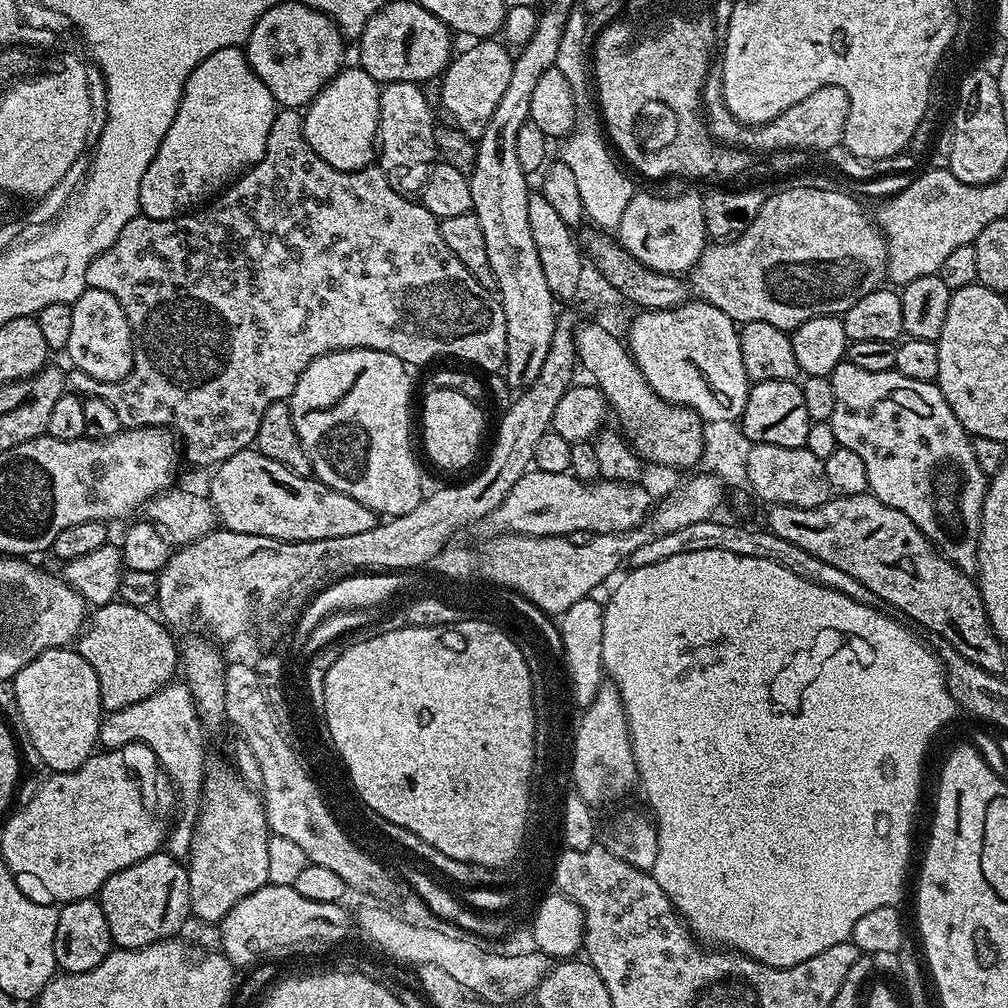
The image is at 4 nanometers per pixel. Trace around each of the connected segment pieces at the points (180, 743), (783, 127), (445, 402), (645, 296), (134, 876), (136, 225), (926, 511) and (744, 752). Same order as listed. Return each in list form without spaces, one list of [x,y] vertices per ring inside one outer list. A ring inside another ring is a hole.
[[[169,682],[146,698],[119,708],[117,712],[107,713],[100,722],[99,743],[108,750],[121,748],[123,744],[144,744],[154,750],[160,767],[178,789],[179,803],[192,814],[197,811],[200,789],[204,787],[204,735],[206,729],[196,713],[196,703],[192,701],[188,685]]]
[[[822,86],[814,90],[814,94],[802,98],[802,102],[794,102],[790,110],[782,110],[778,118],[768,124],[744,126],[733,121],[723,101],[719,97],[709,95],[703,105],[707,116],[707,129],[719,143],[725,146],[743,146],[756,154],[772,154],[777,150],[798,150],[794,148],[821,148],[827,150],[841,143],[844,134],[844,123],[850,110],[850,102],[846,90],[838,86]]]
[[[429,387],[427,391],[424,396],[424,413],[420,416],[424,423],[424,452],[440,468],[464,468],[480,452],[480,443],[484,440],[485,409],[463,394],[458,394],[458,390]]]
[[[591,230],[582,236],[582,248],[587,259],[601,272],[603,278],[610,282],[610,286],[616,288],[624,300],[633,300],[640,310],[653,308],[676,308],[680,304],[687,304],[690,300],[690,288],[683,279],[672,274],[651,272],[635,260],[626,249],[621,246],[615,235],[604,230]],[[689,292],[689,296],[688,296]]]
[[[164,850],[115,872],[101,886],[98,899],[116,948],[145,948],[175,937],[179,933],[176,931],[190,920],[192,910],[187,867]]]
[[[280,108],[274,118],[274,126],[270,126],[263,158],[247,169],[223,195],[213,199],[203,210],[176,216],[172,220],[155,220],[143,214],[134,217],[126,222],[126,226],[122,226],[122,234],[116,235],[114,246],[104,249],[98,258],[94,258],[94,262],[90,262],[86,270],[88,287],[109,291],[121,304],[132,327],[135,337],[133,366],[128,376],[116,384],[103,384],[86,373],[72,370],[66,376],[67,387],[84,398],[91,395],[102,398],[111,406],[114,414],[118,414],[124,428],[167,428],[178,434],[183,459],[185,456],[190,463],[204,468],[207,464],[218,466],[243,448],[253,447],[258,434],[258,422],[262,422],[266,406],[279,400],[288,400],[306,366],[310,366],[314,358],[331,352],[341,352],[347,348],[369,348],[394,354],[394,358],[406,366],[428,364],[435,356],[457,356],[460,360],[477,364],[472,365],[477,369],[485,368],[488,372],[499,373],[506,360],[504,307],[489,289],[483,288],[475,280],[470,270],[462,266],[462,262],[458,262],[458,258],[454,258],[454,250],[442,242],[440,221],[436,216],[415,199],[407,200],[388,181],[387,174],[383,172],[385,169],[376,167],[343,172],[322,162],[322,158],[314,154],[310,142],[306,142],[303,115],[294,108]]]
[[[841,362],[830,377],[834,386],[834,414],[831,418],[836,443],[846,450],[854,450],[866,465],[868,492],[886,506],[902,510],[922,534],[954,566],[969,574],[976,570],[976,551],[982,526],[982,506],[986,498],[989,477],[985,476],[978,458],[974,458],[972,437],[954,418],[954,410],[946,402],[940,385],[927,380],[918,382],[895,370],[875,372],[861,370]]]
[[[694,550],[694,554],[674,554],[674,558],[654,562],[654,566],[632,568],[628,570],[628,573],[626,572],[619,577],[620,585],[613,590],[612,601],[604,604],[602,662],[607,679],[615,684],[624,703],[628,733],[634,750],[636,775],[642,785],[642,792],[644,788],[645,794],[648,795],[648,804],[656,815],[654,825],[657,832],[658,854],[657,861],[654,862],[651,870],[652,877],[658,882],[658,886],[662,886],[664,893],[672,899],[672,905],[676,911],[684,917],[689,929],[701,941],[739,952],[741,956],[749,956],[759,964],[765,964],[771,968],[798,966],[798,962],[806,962],[806,958],[814,958],[814,954],[822,954],[822,950],[830,950],[830,946],[851,941],[854,926],[858,918],[862,918],[862,914],[870,914],[870,910],[890,908],[901,903],[899,900],[904,892],[904,875],[908,872],[908,859],[912,856],[912,823],[916,820],[916,807],[920,804],[920,779],[924,776],[924,755],[927,754],[936,731],[946,727],[951,722],[952,715],[958,712],[958,705],[948,689],[948,679],[944,677],[944,665],[941,664],[939,655],[933,649],[931,652],[911,632],[913,629],[907,623],[897,619],[895,615],[887,611],[879,612],[872,604],[854,602],[854,598],[846,598],[846,594],[838,590],[830,590],[826,586],[808,582],[806,578],[798,578],[798,574],[786,570],[786,566],[778,566],[778,562],[770,562],[766,558],[746,558],[742,554],[730,554],[726,550]]]

